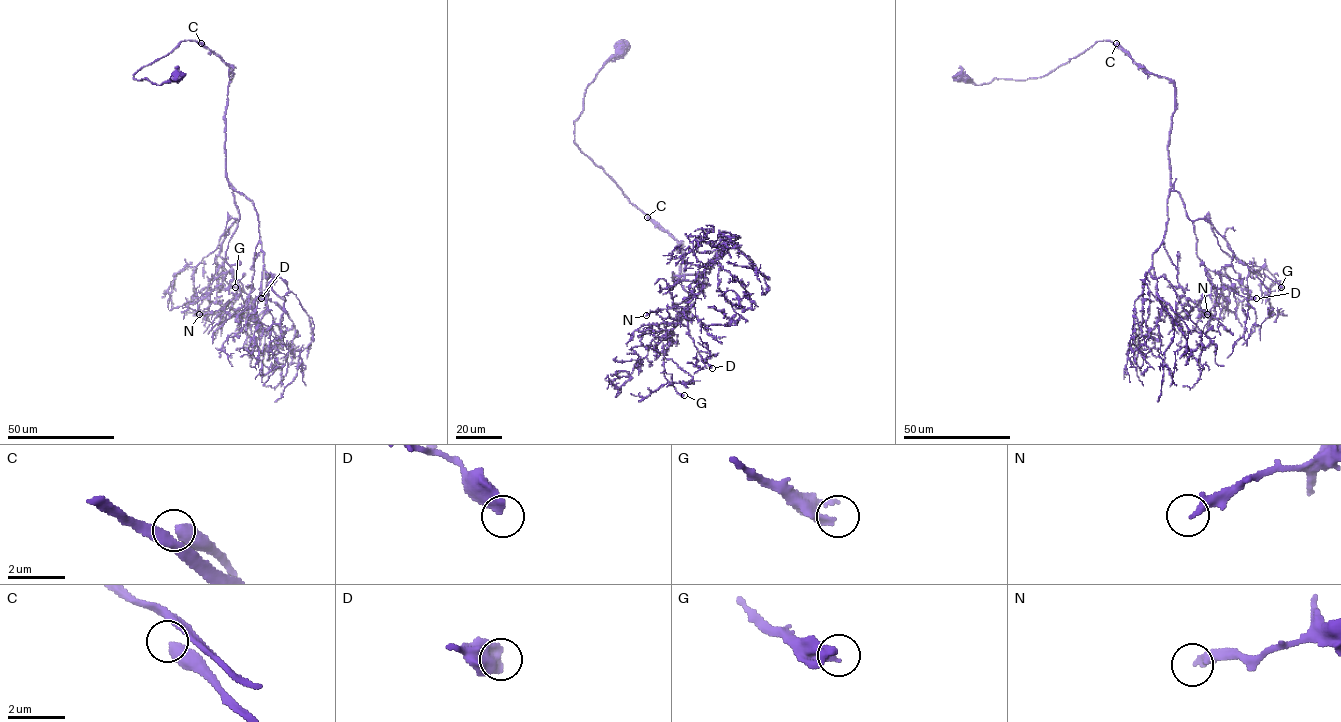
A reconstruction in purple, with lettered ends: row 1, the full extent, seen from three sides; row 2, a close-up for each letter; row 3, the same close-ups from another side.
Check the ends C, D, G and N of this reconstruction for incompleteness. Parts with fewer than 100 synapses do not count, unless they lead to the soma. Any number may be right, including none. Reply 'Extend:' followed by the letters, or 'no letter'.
Extend: C

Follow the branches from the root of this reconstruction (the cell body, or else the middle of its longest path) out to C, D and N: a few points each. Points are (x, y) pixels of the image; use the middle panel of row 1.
C: (622, 48), (587, 85), (583, 111), (574, 122), (574, 142), (631, 203), (665, 231), (647, 217)
D: (622, 48), (587, 85), (574, 142), (679, 245), (672, 273), (688, 297), (673, 307), (712, 368)
N: (622, 48), (587, 85), (574, 142), (679, 245), (688, 297), (673, 307), (690, 319), (677, 306), (646, 315)

